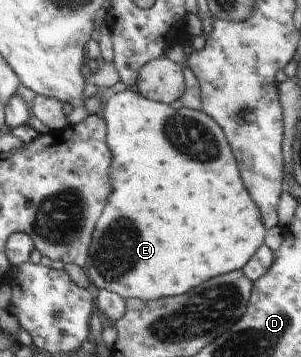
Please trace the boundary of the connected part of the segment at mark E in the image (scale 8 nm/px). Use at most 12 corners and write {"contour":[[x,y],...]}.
{"contour":[[134,87],[90,283],[126,302],[243,269],[267,228],[219,124]]}

